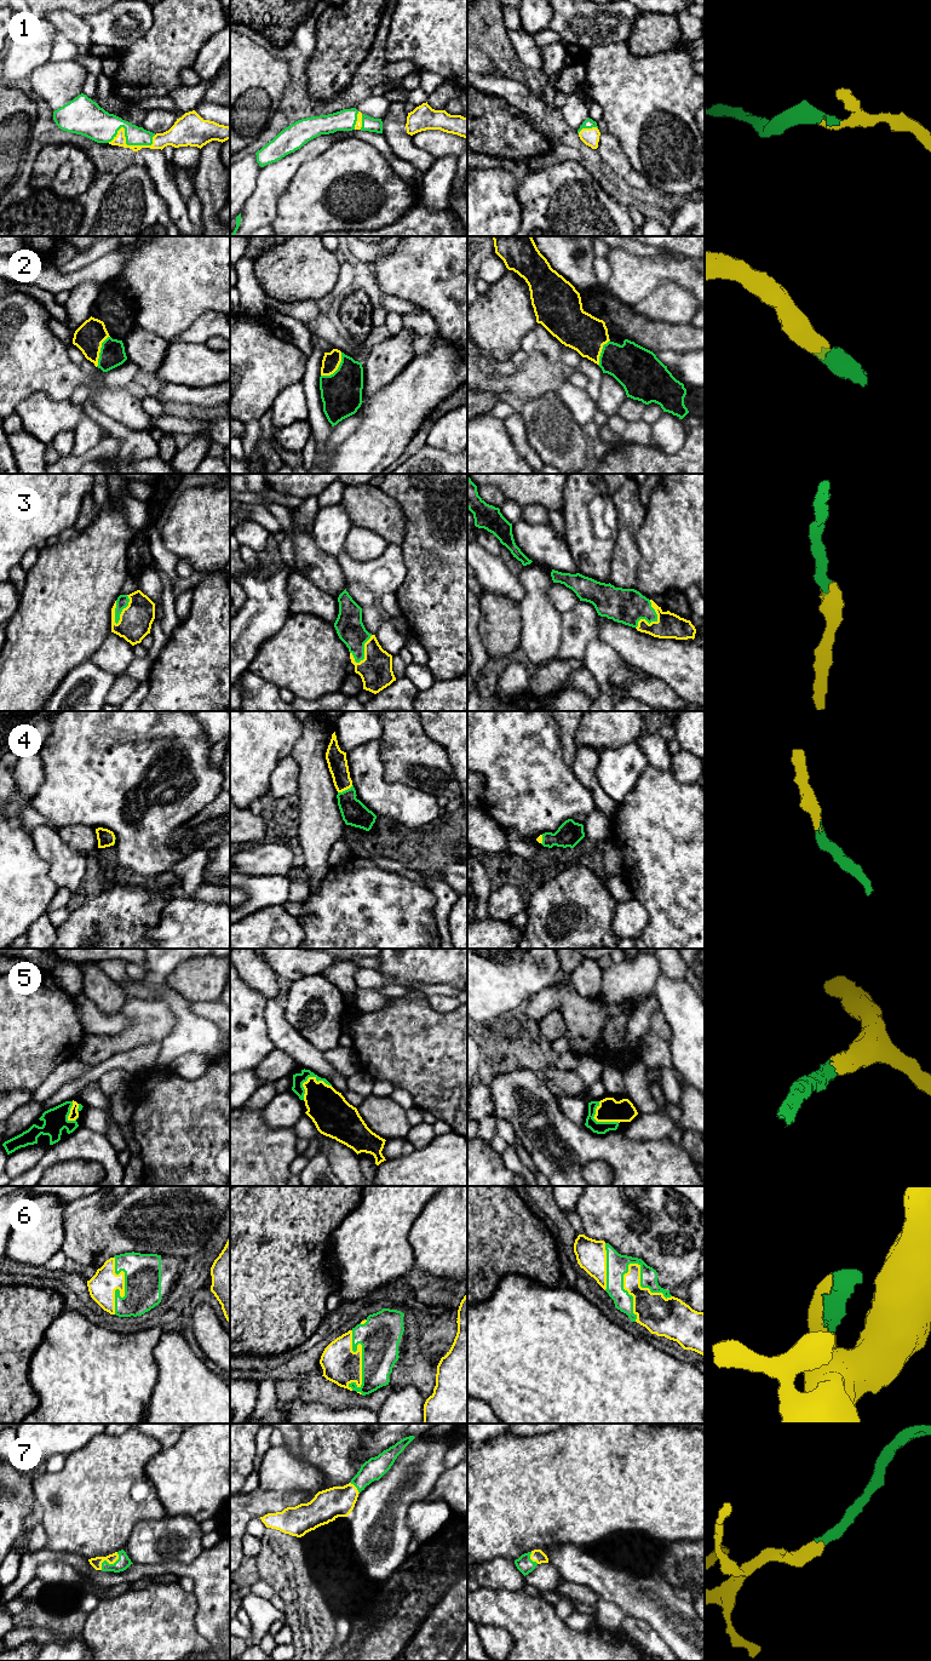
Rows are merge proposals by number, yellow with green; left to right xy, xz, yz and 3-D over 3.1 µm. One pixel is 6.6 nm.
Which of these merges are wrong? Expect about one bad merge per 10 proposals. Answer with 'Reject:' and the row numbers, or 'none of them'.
Reject: none of them

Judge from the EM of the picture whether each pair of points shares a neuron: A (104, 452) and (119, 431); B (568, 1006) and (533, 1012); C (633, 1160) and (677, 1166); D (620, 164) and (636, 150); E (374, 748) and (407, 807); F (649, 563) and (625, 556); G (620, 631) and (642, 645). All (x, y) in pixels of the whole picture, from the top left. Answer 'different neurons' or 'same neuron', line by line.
A: different neurons
B: same neuron
C: same neuron
D: different neurons
E: same neuron
F: different neurons
G: same neuron

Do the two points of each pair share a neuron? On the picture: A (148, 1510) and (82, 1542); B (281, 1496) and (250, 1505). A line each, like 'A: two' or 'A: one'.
A: one
B: one

